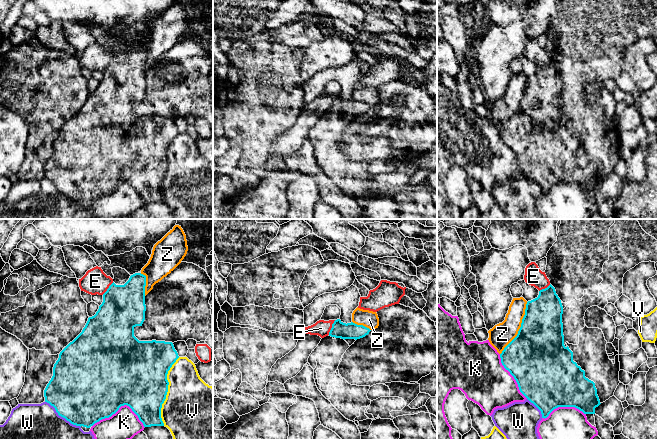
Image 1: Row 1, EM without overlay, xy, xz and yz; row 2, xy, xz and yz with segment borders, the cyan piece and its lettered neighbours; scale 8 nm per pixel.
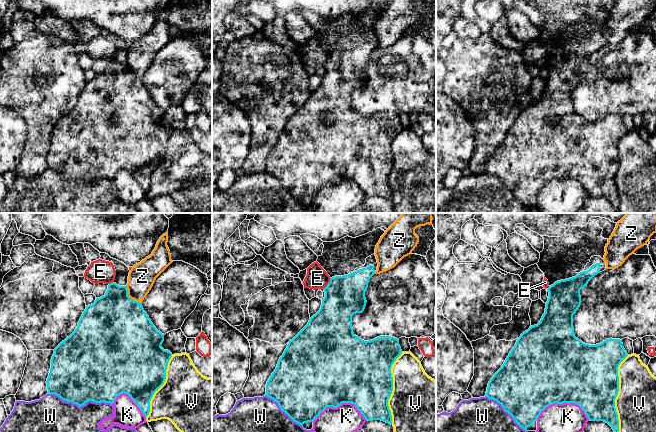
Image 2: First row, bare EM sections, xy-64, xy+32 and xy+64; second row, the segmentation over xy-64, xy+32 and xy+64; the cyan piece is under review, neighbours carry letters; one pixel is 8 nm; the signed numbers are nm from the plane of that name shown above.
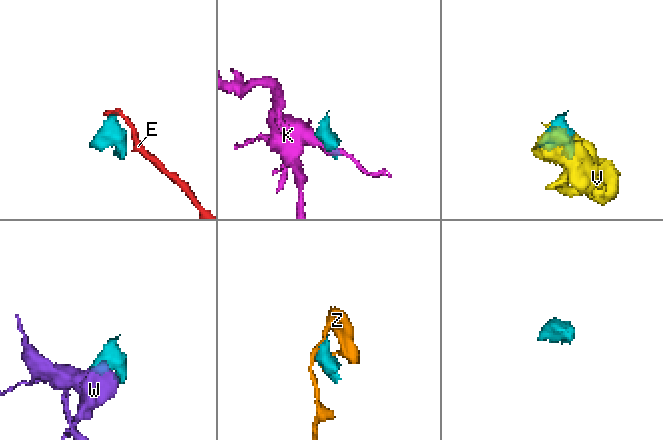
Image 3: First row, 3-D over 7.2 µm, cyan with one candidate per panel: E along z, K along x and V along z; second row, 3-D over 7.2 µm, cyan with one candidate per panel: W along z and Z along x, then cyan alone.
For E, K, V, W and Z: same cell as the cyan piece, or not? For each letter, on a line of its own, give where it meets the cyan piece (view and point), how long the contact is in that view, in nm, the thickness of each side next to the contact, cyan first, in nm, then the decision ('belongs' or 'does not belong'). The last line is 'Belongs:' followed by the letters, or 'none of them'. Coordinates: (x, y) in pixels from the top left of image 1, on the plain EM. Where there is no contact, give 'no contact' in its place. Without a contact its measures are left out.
E: xz (332, 103) | 130 nm | 130/130 nm | does not belong
K: xy (119, 183) | 420 nm | 500/240 nm | does not belong
V: xy (167, 167) | 550 nm | 440/460 nm | does not belong
W: xy (62, 192) | 360 nm | 500/480 nm | does not belong
Z: yz (520, 104) | 480 nm | 460/180 nm | does not belong
Belongs: none of them

